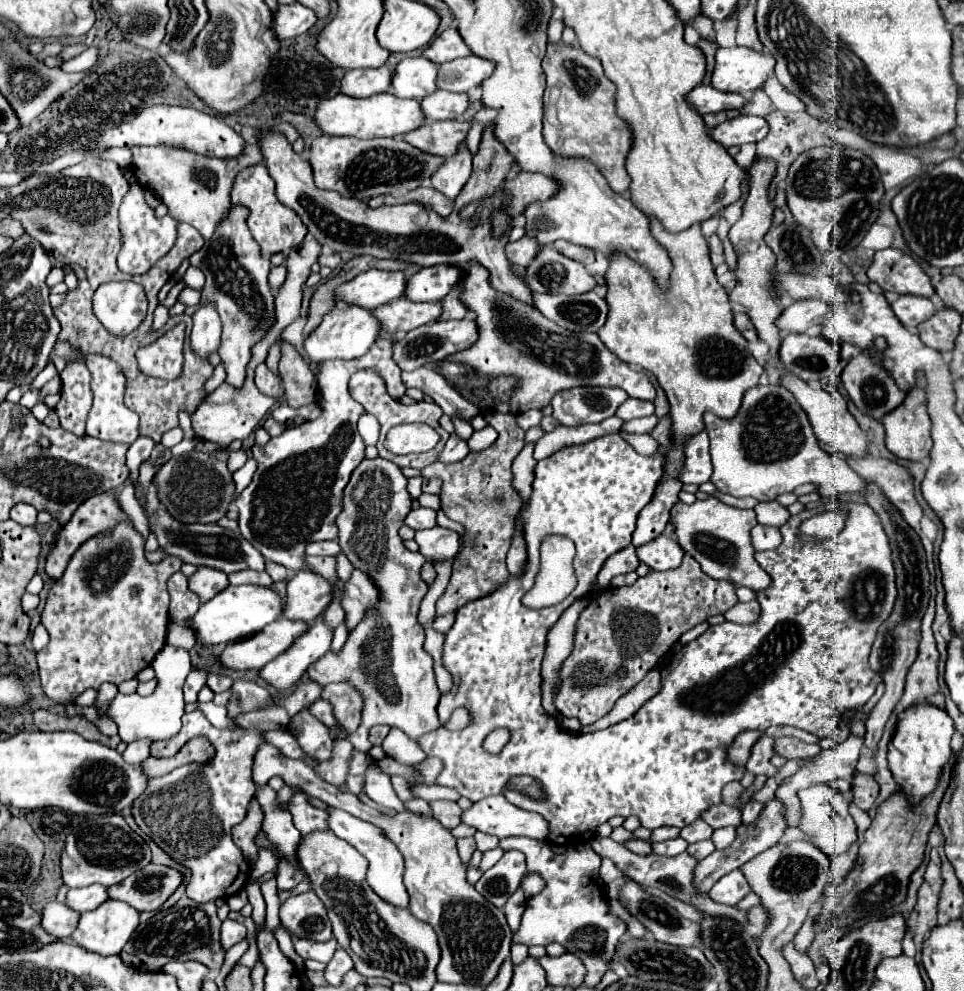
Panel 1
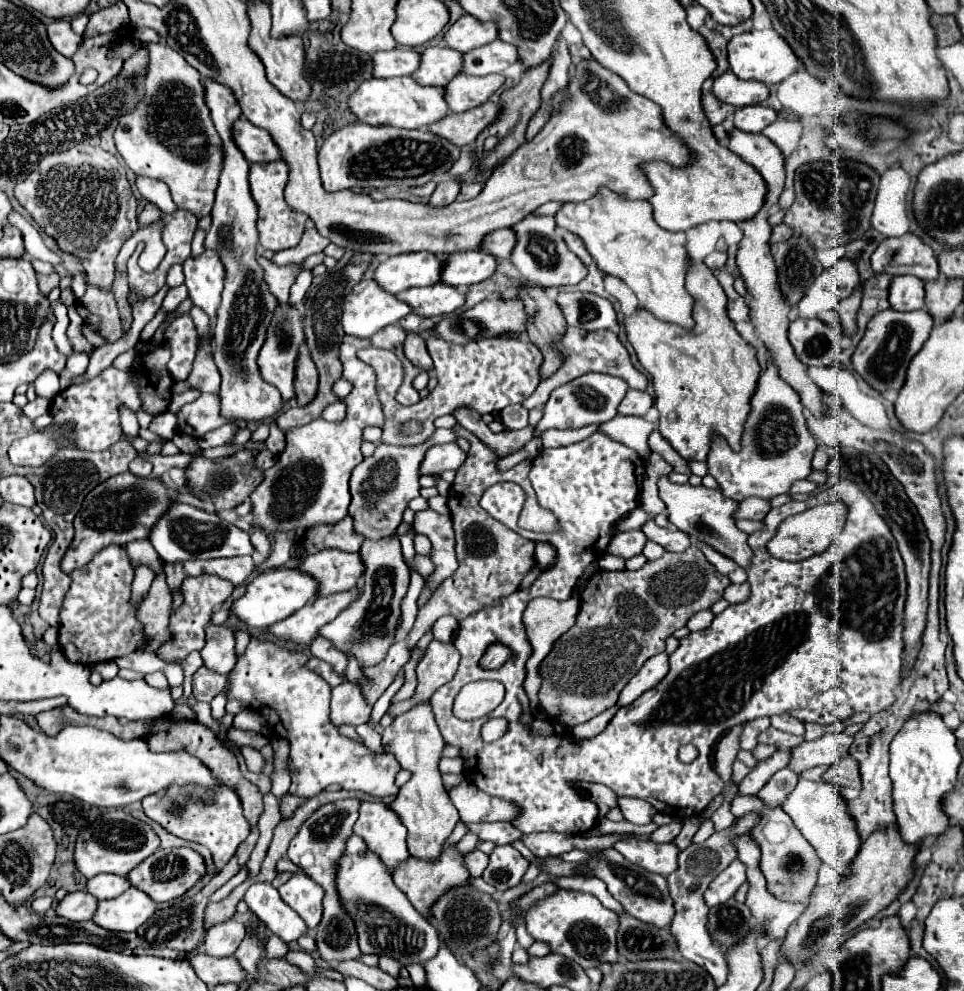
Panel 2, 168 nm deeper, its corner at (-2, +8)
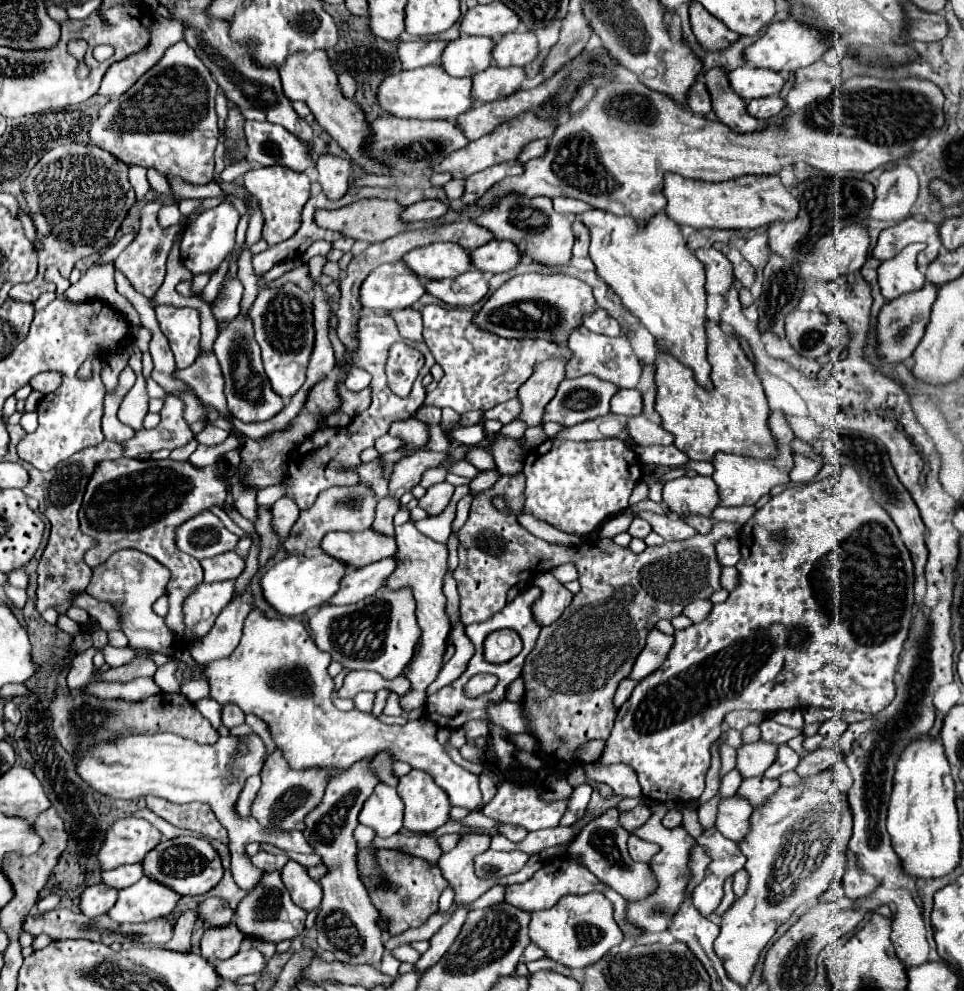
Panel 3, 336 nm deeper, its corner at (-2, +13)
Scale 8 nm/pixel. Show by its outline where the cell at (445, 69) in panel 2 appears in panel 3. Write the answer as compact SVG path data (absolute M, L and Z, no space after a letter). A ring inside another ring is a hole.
M461 35L451 41L441 57L441 67L453 77L471 77L481 69L495 65L493 53L495 41L491 37L471 37Z

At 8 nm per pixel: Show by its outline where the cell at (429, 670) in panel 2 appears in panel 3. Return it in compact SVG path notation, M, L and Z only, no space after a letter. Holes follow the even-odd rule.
M417 506L410 510L409 523L395 527L395 539L397 539L397 547L399 547L395 555L399 557L401 567L397 567L395 575L391 575L391 579L387 581L387 589L391 589L391 591L399 591L403 587L413 589L413 599L417 603L417 623L421 627L421 637L417 641L417 653L405 669L405 677L411 681L411 691L399 698L400 705L405 712L418 709L425 703L427 687L429 687L429 683L435 681L437 673L441 671L447 635L451 631L449 615L445 611L447 599L443 595L443 575L447 571L447 555L449 553L447 553L447 545L435 543L433 539L425 537L423 533L419 533L415 529L416 519L426 517L426 511Z

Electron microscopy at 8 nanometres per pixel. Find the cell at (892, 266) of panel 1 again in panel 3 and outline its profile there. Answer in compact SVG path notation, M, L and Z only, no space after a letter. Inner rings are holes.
M907 217L907 221L901 221L897 225L883 229L879 235L879 241L873 249L873 257L881 259L881 261L891 259L903 247L917 243L917 241L927 243L927 249L923 249L917 255L917 265L923 271L939 255L939 249L941 249L941 237L939 237L937 225L931 221L925 221L925 219Z

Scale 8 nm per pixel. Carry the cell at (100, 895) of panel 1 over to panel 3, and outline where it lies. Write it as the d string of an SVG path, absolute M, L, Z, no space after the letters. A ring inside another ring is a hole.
M133 863L133 865L121 865L117 869L103 871L103 883L107 883L113 889L125 889L139 881L143 877L143 865Z

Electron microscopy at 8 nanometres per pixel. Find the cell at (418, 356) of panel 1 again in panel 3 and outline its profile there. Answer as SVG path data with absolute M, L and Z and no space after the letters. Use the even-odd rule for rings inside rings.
M525 273L509 279L489 295L481 311L475 315L475 323L501 337L547 339L565 345L569 335L581 327L583 317L595 309L595 297L585 281L565 273Z

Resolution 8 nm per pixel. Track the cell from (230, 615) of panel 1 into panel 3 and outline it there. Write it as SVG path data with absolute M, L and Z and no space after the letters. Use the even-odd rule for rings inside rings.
M327 553L319 555L287 555L285 559L277 561L261 579L261 587L269 605L273 605L285 617L297 617L311 609L325 605L337 591L343 575L347 573L347 563L335 561L335 557Z

